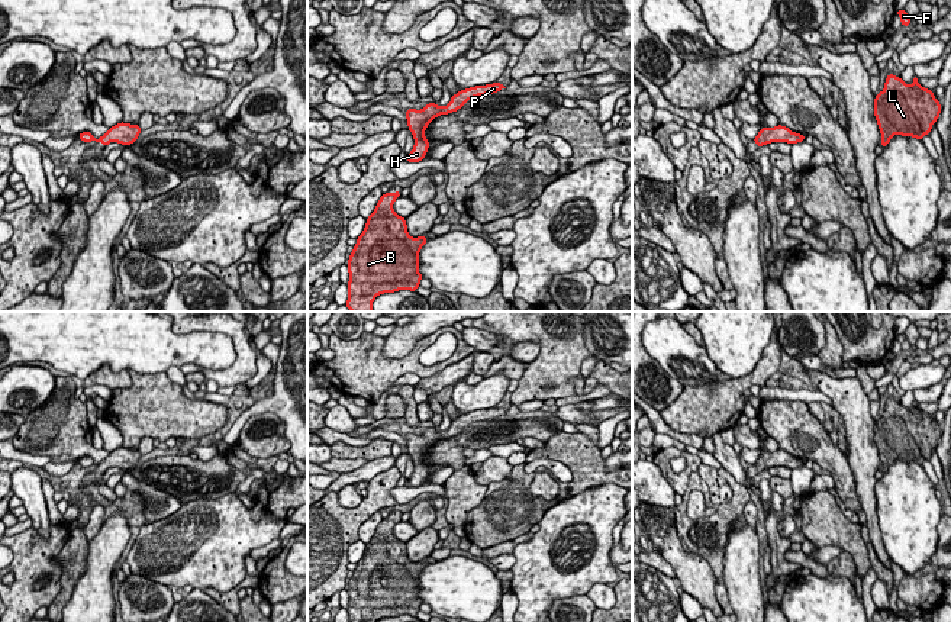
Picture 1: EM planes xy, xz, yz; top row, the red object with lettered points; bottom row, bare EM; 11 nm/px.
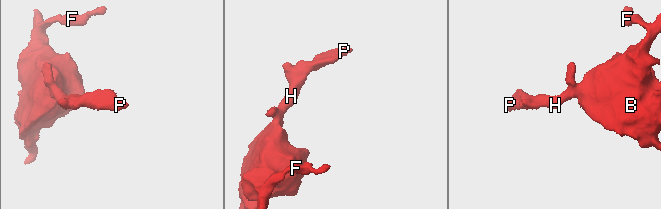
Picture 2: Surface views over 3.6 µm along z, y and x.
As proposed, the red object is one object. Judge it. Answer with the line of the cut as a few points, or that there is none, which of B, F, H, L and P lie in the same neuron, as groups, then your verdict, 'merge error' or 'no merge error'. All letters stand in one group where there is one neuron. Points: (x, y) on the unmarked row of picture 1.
no cut; B F H L P; no merge error

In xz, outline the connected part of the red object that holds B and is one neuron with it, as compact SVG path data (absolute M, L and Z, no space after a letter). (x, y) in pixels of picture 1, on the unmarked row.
M384 518L367 542L362 558L348 584L348 622L377 622L399 615L416 616L423 600L419 597L419 577L428 561L413 563L406 542L394 534L396 518Z

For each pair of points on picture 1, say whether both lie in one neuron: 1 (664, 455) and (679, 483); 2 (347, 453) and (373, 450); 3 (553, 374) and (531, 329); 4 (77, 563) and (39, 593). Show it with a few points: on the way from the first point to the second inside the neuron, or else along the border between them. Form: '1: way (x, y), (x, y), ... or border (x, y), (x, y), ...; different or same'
1: way (664, 463), (666, 470), (671, 476); same
2: way (353, 453), (367, 453); same
3: way (553, 363), (553, 350), (542, 339); same
4: border (65, 544), (55, 557), (60, 592), (47, 606); different

